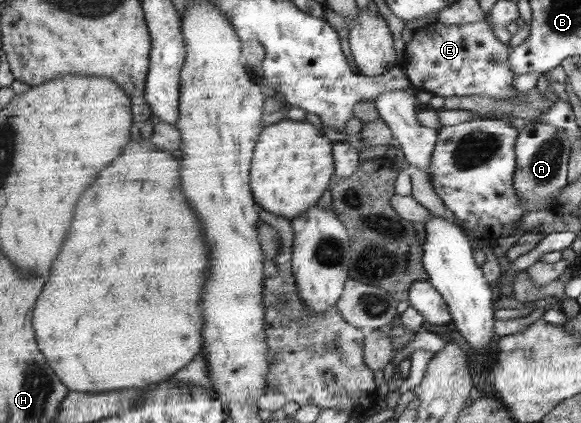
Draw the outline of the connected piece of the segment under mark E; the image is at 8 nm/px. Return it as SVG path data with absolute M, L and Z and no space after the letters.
M484 20L461 25L435 22L412 31L411 40L404 45L401 67L416 92L428 91L444 98L481 95L509 99L516 93L512 88L514 73L508 68L511 50L494 36Z

